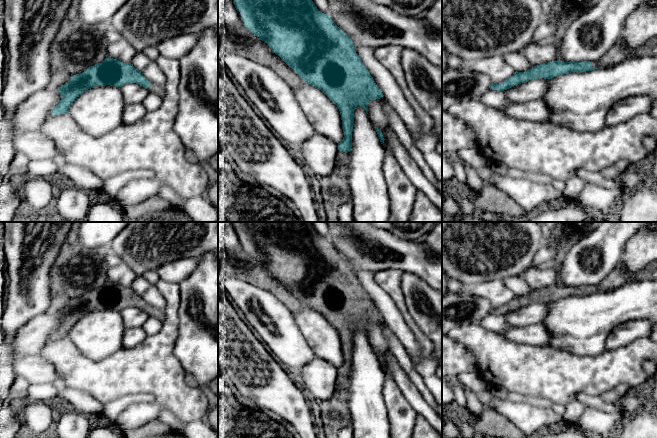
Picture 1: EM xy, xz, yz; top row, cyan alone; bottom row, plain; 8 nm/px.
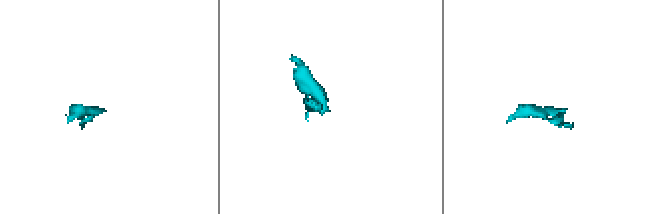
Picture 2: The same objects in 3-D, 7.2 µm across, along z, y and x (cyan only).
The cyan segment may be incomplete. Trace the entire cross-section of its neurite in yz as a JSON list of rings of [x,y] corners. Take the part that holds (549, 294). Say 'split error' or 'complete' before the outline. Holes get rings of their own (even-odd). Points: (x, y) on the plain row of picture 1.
complete | [[[552,285],[543,287],[537,290],[533,290],[530,294],[525,296],[515,296],[513,300],[506,305],[499,308],[492,308],[490,313],[497,315],[504,315],[518,308],[527,306],[531,303],[551,303],[559,299],[568,298],[571,296],[586,296],[595,294],[590,285],[583,286],[564,286],[564,285]]]

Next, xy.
split error | [[[107,281],[84,296],[73,299],[67,307],[57,313],[61,324],[52,334],[52,338],[68,337],[71,328],[88,313],[106,309],[121,311],[127,307],[136,307],[146,312],[149,317],[157,317],[161,321],[165,319],[163,311],[149,306],[131,287]]]

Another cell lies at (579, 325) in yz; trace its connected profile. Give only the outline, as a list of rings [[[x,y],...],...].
[[[657,280],[625,284],[603,293],[571,296],[548,303],[548,313],[541,323],[550,334],[549,347],[579,356],[599,356],[605,352],[608,334],[618,325],[634,319],[647,319],[653,324],[650,339],[657,343]]]

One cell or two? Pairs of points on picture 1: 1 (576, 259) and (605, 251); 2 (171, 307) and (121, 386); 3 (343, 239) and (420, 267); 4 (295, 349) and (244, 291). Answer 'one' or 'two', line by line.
1: one
2: one
3: one
4: one

